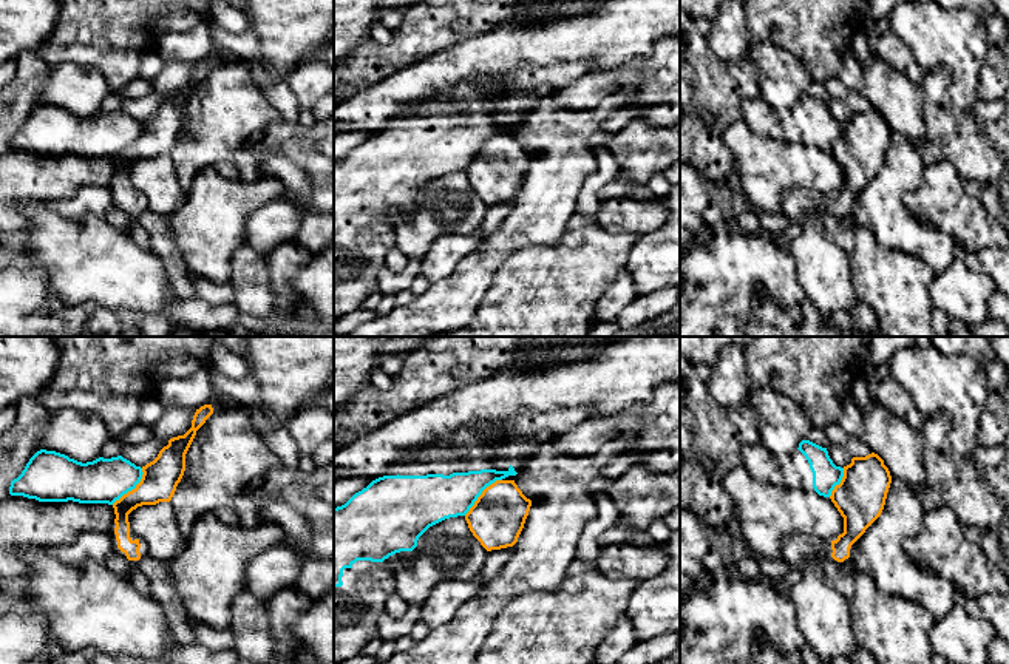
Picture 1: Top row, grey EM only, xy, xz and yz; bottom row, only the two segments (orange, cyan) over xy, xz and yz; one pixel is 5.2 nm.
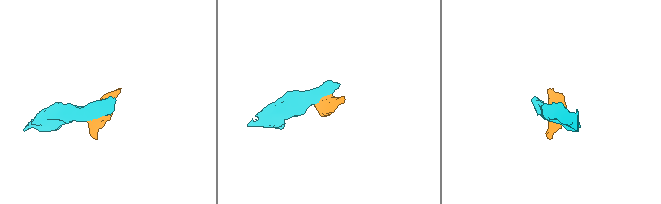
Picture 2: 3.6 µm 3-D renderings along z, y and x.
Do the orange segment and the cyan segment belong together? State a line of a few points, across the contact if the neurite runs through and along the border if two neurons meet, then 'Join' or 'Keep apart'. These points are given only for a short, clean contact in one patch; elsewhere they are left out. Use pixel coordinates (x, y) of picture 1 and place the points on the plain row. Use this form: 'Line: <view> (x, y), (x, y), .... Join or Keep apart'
Line: xz (501, 133), (490, 138), (464, 169). Keep apart

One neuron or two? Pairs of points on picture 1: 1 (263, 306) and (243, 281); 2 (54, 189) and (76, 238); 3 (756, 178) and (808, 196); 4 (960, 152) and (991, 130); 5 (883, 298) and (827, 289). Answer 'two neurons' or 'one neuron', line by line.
1: one neuron
2: two neurons
3: two neurons
4: two neurons
5: two neurons

